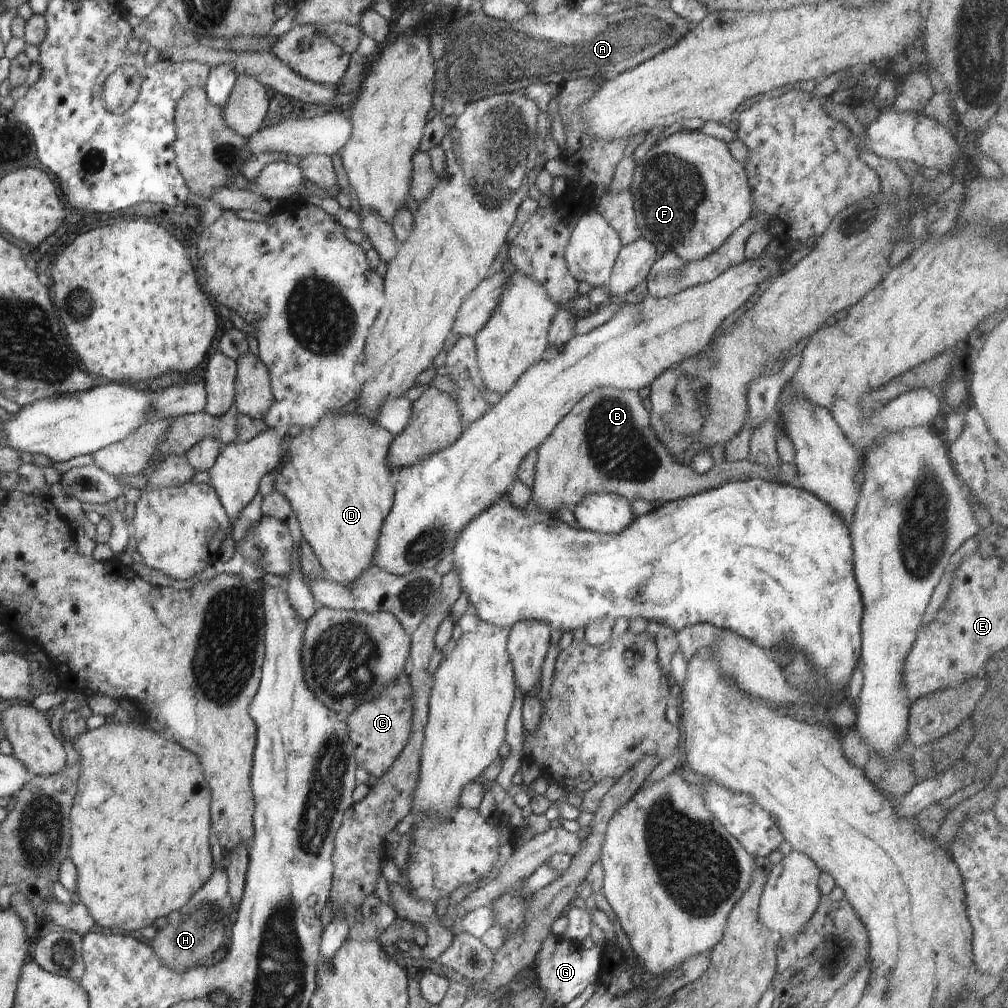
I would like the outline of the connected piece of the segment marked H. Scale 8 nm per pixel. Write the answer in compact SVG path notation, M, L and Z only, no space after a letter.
M214 868L210 880L178 910L170 912L166 916L167 922L160 928L160 930L155 929L152 925L147 926L140 930L144 939L152 939L152 948L154 949L154 954L156 954L157 959L166 964L168 968L172 968L174 972L188 972L190 968L196 968L200 964L208 965L211 963L211 956L216 952L222 942L224 942L224 918L228 915L230 911L230 901L228 899L228 878L224 868Z

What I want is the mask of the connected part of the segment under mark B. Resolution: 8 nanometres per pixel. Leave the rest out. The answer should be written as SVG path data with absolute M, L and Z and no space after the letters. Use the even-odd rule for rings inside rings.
M602 387L592 390L590 394L586 394L582 400L566 414L565 418L562 418L562 421L554 428L554 431L540 444L537 449L537 462L536 462L536 472L535 472L535 482L534 487L532 488L532 502L540 508L546 508L546 512L554 512L555 515L558 515L558 508L564 506L564 508L570 508L574 512L574 506L580 504L580 500L584 500L584 496L588 494L600 494L600 493L610 493L622 498L626 498L630 503L636 502L636 500L644 500L655 505L668 503L677 499L682 499L691 495L696 495L700 492L719 488L727 483L732 483L735 481L746 481L752 478L760 478L761 480L775 481L778 483L784 483L790 487L799 487L797 480L797 468L793 464L784 464L780 462L776 468L770 468L768 466L760 466L760 464L752 464L748 460L742 460L742 462L736 462L736 460L724 460L720 465L714 465L706 474L698 474L693 470L692 467L687 464L676 463L673 461L673 458L670 456L668 449L654 434L653 428L650 425L649 413L646 411L646 408L642 405L642 399L636 391L630 390L618 390L612 387Z

